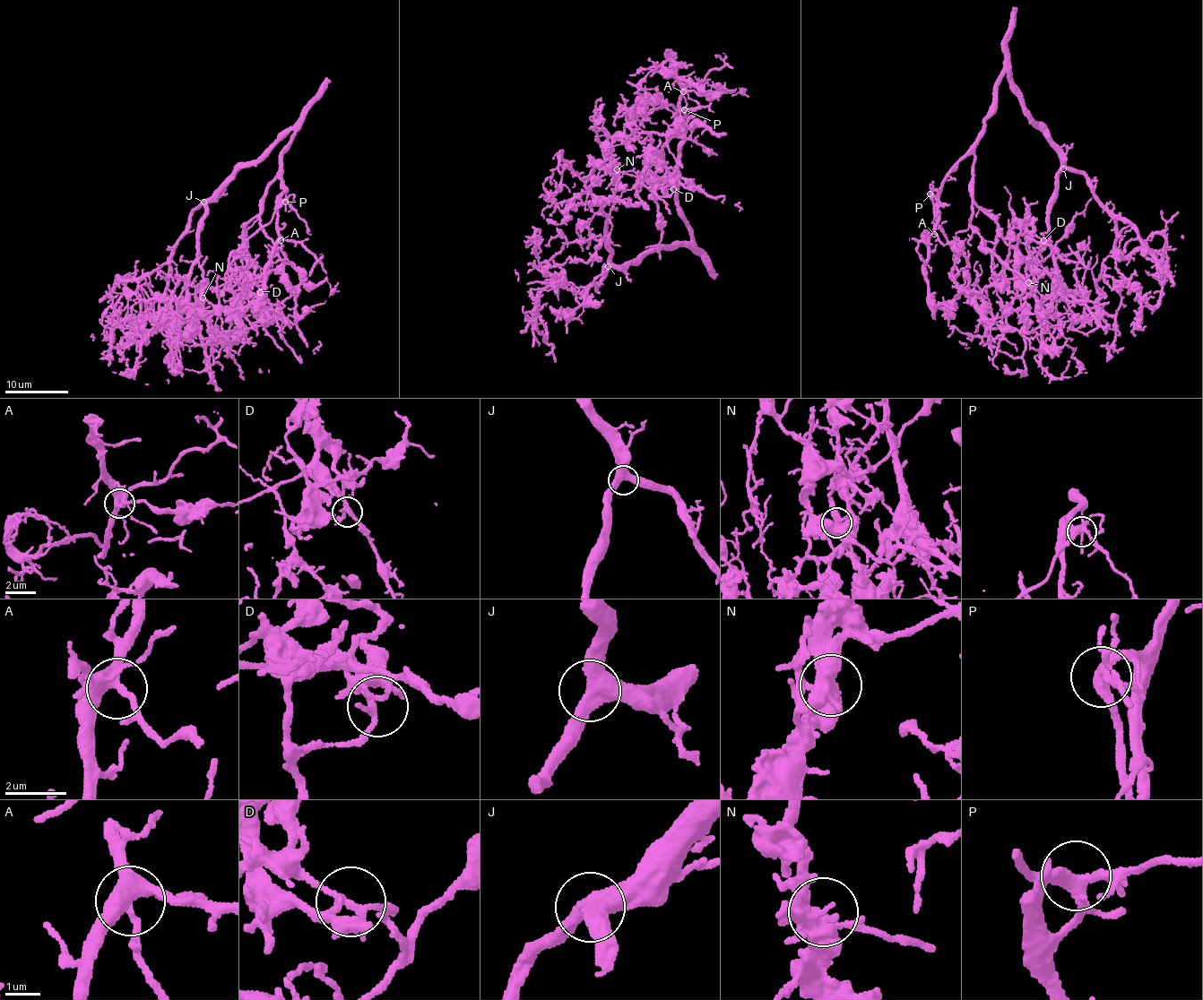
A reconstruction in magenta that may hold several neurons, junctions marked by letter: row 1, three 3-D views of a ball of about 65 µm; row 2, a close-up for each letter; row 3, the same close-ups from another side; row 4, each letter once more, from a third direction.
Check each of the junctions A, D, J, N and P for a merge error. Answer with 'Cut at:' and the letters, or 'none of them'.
Cut at: none of them

